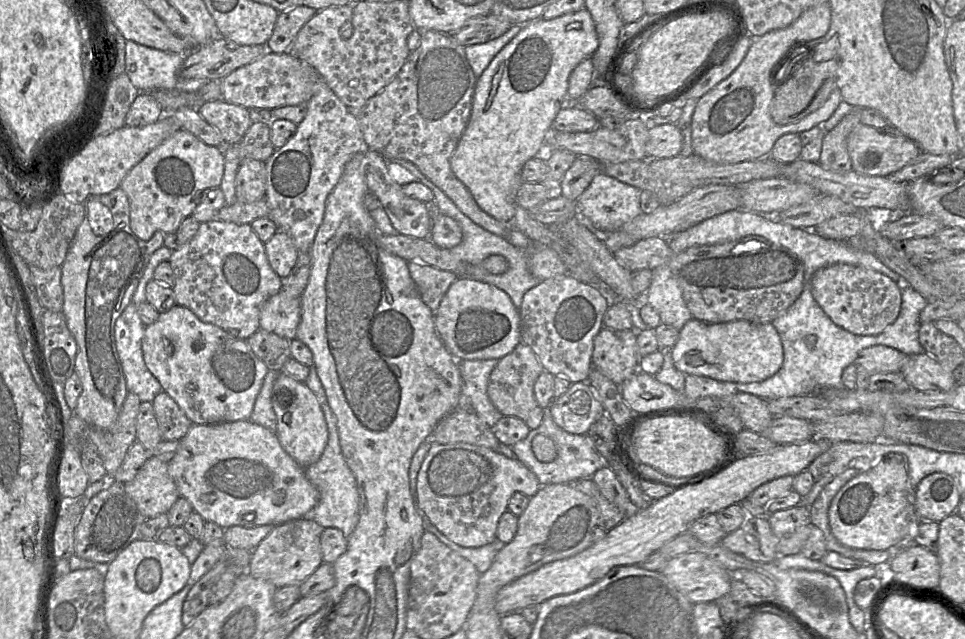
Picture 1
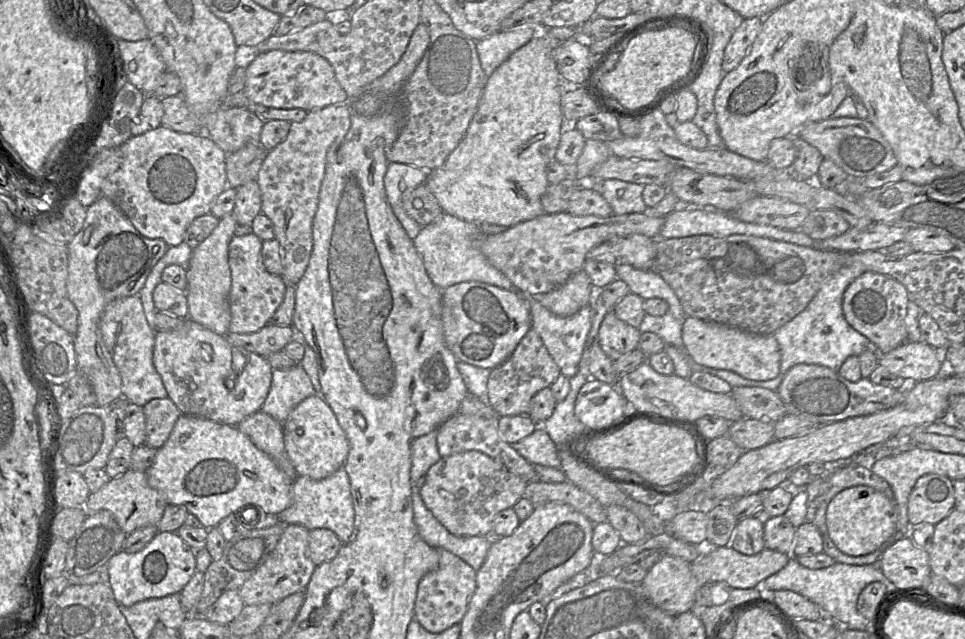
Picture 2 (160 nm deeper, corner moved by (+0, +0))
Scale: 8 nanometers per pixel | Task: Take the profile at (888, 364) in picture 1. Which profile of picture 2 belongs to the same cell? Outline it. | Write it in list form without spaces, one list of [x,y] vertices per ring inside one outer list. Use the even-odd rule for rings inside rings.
[[[905,342],[879,355],[878,364],[904,379],[930,380],[941,376],[944,370],[944,349],[935,349],[925,342]]]

